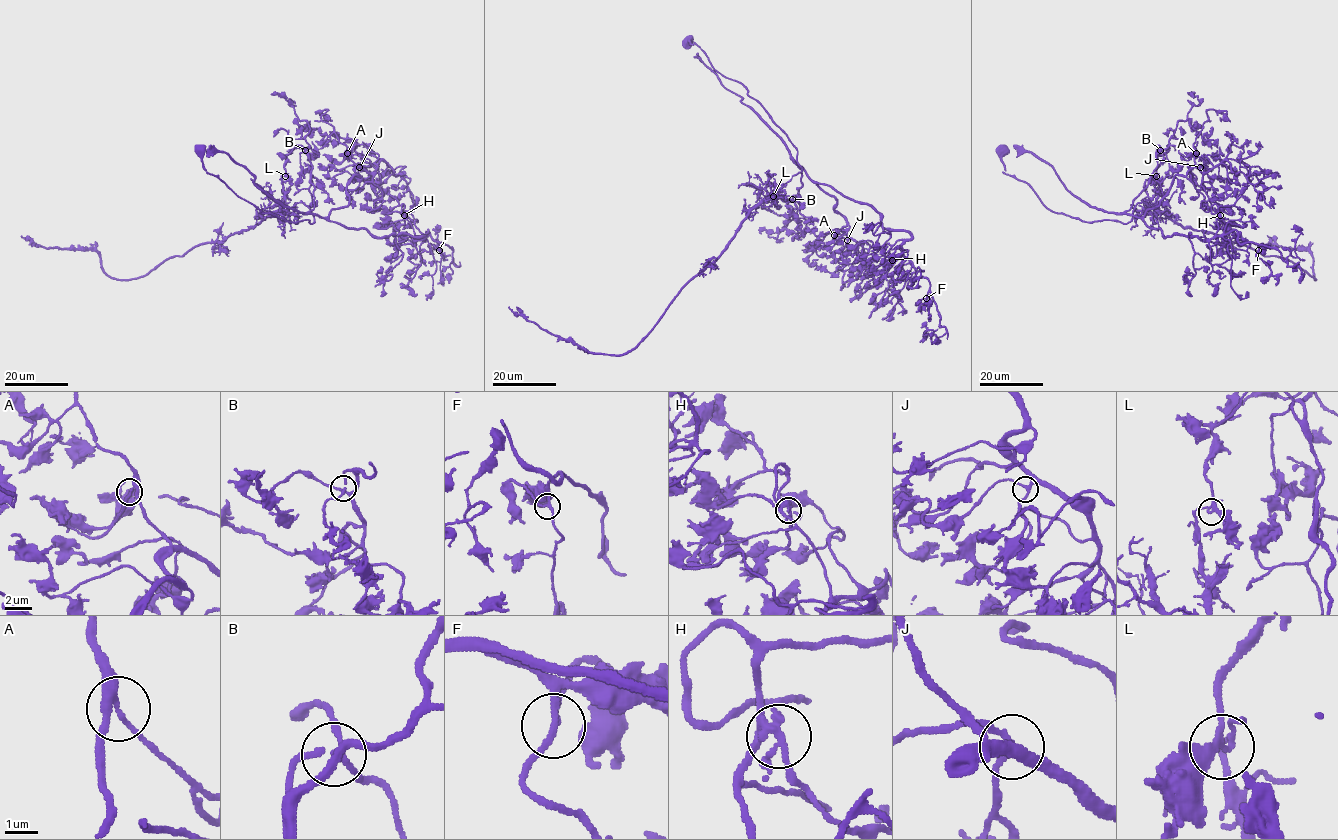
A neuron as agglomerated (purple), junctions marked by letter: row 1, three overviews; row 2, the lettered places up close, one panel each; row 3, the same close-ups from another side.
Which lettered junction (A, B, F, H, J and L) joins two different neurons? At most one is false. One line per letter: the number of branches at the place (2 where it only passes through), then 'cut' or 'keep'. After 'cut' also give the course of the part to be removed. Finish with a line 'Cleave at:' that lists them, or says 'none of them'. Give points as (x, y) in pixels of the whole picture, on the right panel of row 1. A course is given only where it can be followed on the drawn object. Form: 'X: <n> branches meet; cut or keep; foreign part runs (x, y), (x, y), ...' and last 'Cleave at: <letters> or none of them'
A: 3 branches meet; keep
B: 4 branches meet; keep
F: 3 branches meet; keep
H: 4 branches meet; keep
J: 4 branches meet; keep
L: 4 branches meet; cut; foreign part runs (1156, 176), (1154, 206), (1172, 220), (1288, 259), (1315, 279), (1307, 249), (1280, 247), (1267, 236)
Cleave at: L

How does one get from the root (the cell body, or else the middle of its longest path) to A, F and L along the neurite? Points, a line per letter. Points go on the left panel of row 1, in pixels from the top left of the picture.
A: (200, 148), (261, 213), (310, 223), (284, 209), (286, 156), (305, 149), (326, 217), (359, 175), (347, 153)
F: (200, 148), (261, 213), (313, 223), (284, 209), (301, 145), (309, 213), (428, 230), (439, 250)
L: (200, 148), (206, 171), (261, 213), (313, 223), (313, 214), (303, 202), (284, 209), (286, 176)

